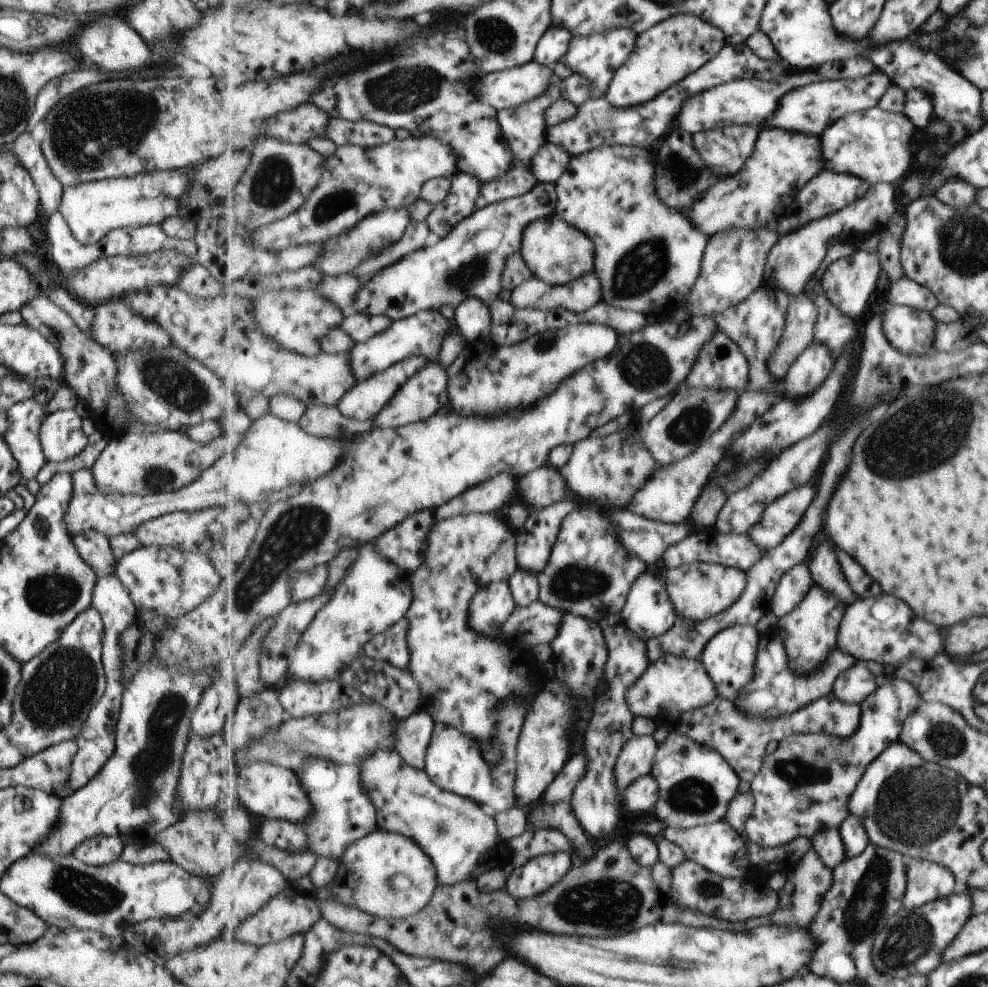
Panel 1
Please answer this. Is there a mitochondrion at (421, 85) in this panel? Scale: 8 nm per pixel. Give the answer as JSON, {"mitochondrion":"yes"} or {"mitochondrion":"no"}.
{"mitochondrion":"yes"}

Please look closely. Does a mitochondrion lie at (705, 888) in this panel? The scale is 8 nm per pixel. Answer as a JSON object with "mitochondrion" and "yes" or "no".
{"mitochondrion":"yes"}

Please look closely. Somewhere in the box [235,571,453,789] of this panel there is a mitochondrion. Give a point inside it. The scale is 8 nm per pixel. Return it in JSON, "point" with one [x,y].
{"point":[298,746]}

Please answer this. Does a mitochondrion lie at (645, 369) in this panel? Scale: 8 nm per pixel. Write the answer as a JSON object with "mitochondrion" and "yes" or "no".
{"mitochondrion":"yes"}

